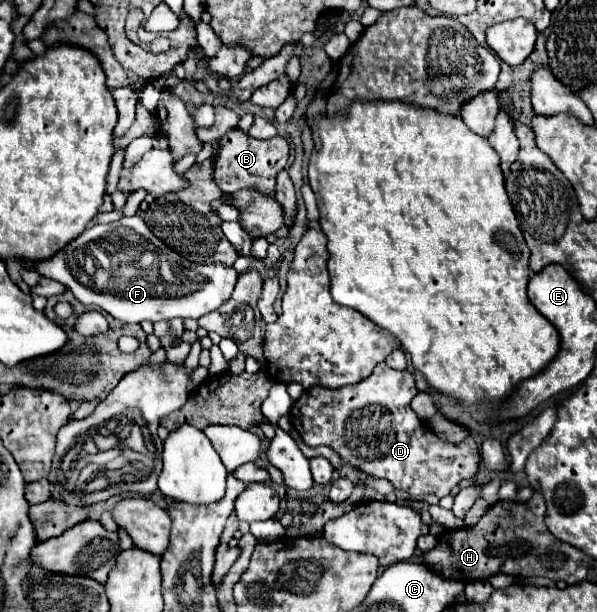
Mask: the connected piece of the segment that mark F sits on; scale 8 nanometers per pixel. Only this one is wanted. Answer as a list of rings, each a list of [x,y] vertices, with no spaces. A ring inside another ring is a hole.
[[[140,217],[94,225],[50,259],[36,261],[32,267],[42,277],[66,285],[80,303],[106,311],[124,323],[156,323],[174,317],[198,319],[218,309],[222,301],[228,301],[238,279],[238,273],[228,265],[200,265],[180,257],[164,245]],[[136,251],[142,251],[138,259],[140,273],[136,273]]]

